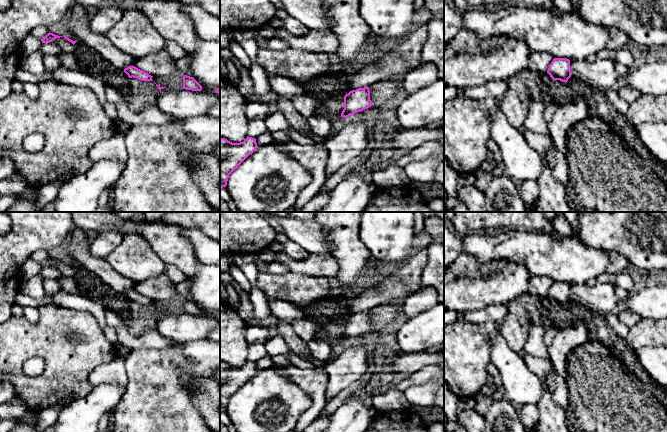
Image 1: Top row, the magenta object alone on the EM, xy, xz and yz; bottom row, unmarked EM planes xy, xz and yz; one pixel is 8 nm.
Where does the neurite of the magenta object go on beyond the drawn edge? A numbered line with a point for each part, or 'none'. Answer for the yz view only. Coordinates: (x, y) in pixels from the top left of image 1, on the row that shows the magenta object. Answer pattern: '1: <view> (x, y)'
none

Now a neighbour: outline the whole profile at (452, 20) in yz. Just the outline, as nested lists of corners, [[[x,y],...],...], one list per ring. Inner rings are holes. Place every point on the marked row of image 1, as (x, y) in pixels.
[[[444,0],[444,44],[451,41],[462,28],[460,13],[453,11]]]

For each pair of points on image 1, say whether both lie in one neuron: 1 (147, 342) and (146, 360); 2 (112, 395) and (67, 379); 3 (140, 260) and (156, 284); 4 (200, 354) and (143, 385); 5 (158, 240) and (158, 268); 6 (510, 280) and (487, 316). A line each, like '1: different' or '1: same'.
1: different
2: different
3: different
4: same
5: different
6: different

